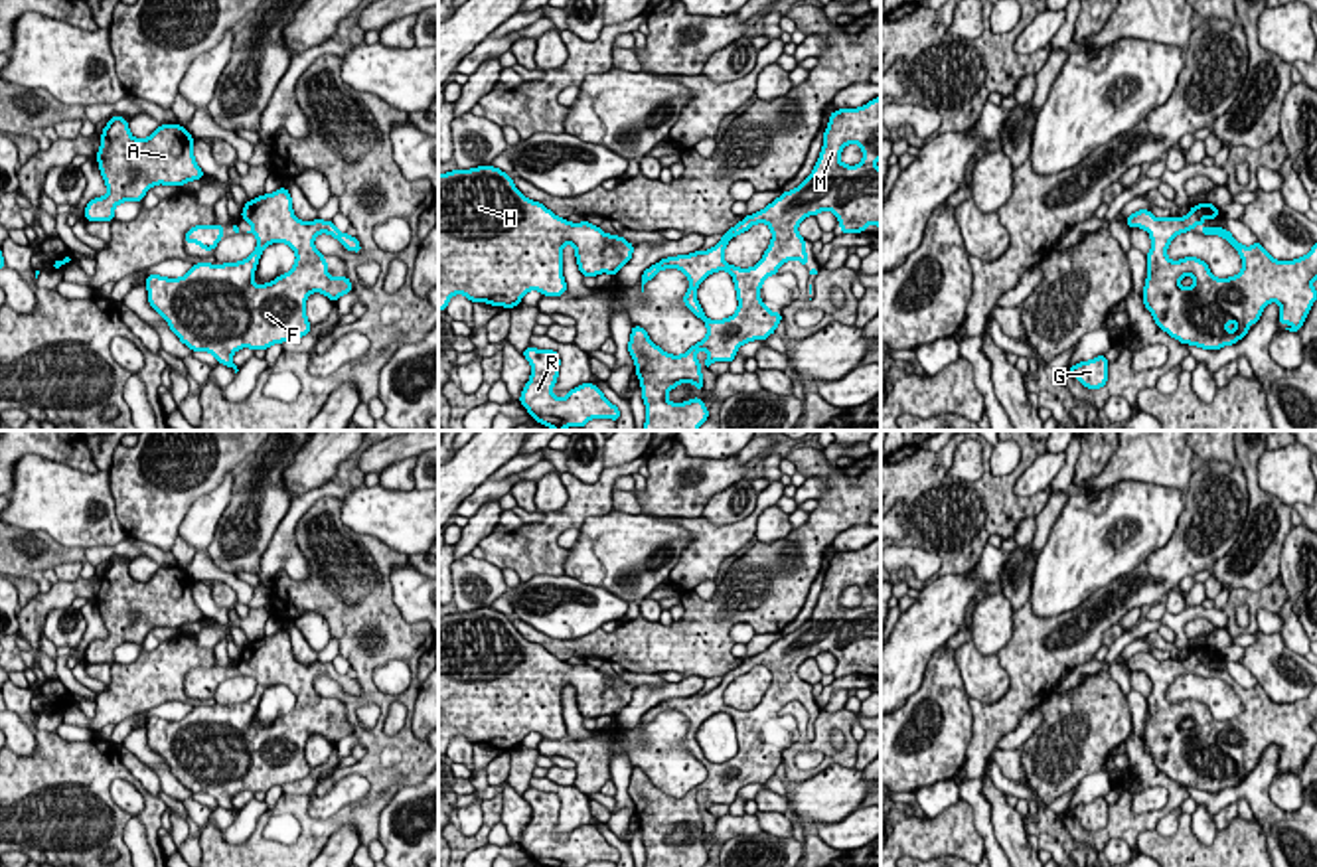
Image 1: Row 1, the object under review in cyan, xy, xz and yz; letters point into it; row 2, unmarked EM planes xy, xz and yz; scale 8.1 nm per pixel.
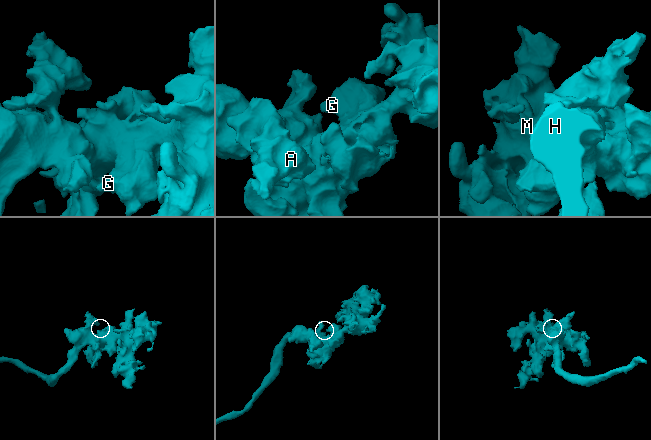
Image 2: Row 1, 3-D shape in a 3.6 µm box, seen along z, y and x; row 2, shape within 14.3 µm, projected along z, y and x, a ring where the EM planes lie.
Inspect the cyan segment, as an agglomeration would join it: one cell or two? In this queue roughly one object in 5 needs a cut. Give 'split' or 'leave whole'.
leave whole

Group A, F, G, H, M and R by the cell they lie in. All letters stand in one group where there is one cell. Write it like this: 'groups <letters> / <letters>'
groups A F G H M R

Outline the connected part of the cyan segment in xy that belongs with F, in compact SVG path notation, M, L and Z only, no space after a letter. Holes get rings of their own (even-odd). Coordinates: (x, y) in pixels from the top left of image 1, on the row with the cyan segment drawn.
M286 188L249 199L241 217L249 221L247 233L257 237L245 261L195 263L180 278L146 275L148 304L180 342L194 352L209 352L235 373L231 357L237 350L269 350L310 332L306 298L312 292L336 302L353 290L348 276L328 275L328 263L314 247L320 233L338 239L346 251L361 253L359 241L338 231L334 221L298 219ZM271 243L286 243L296 255L294 267L267 284L255 284L261 253Z

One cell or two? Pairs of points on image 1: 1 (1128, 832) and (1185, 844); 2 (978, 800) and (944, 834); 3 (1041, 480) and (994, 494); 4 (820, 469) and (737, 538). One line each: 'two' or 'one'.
1: two
2: two
3: two
4: two

